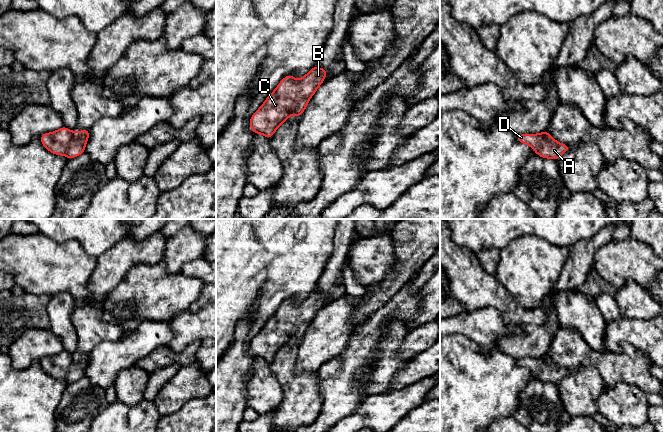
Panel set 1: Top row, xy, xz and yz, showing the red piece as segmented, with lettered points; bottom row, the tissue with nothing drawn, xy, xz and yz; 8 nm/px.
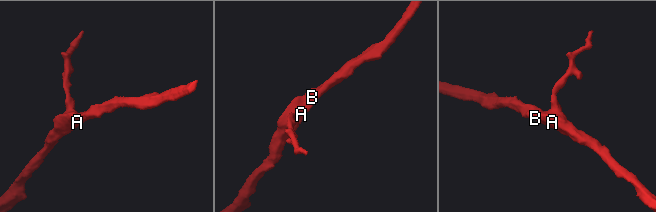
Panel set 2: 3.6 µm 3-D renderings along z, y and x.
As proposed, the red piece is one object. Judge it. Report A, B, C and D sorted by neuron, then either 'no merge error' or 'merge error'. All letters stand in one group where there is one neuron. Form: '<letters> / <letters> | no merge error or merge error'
A B C D | no merge error

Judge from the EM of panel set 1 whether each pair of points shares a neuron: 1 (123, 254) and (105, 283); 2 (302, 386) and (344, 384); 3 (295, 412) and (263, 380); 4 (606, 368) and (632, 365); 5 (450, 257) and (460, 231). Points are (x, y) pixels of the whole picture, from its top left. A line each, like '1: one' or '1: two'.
1: one
2: two
3: two
4: one
5: two

